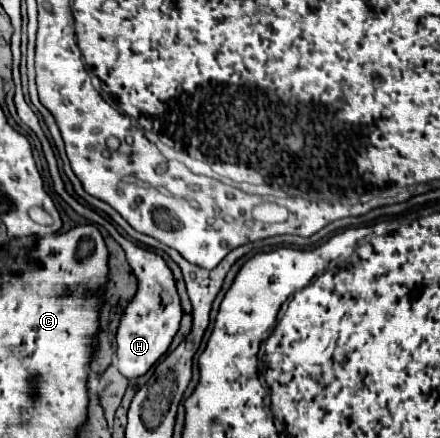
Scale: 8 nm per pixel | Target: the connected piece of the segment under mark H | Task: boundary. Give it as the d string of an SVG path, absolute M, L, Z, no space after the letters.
M89 209L87 219L103 225L109 231L109 235L123 247L123 251L127 253L127 261L133 269L133 275L137 277L137 293L131 299L131 303L125 307L121 321L119 321L119 329L117 329L117 347L119 347L117 349L117 369L127 379L135 379L135 377L141 377L143 373L147 373L149 367L167 351L173 335L179 329L183 311L181 311L175 279L161 255L157 255L155 251L147 251L147 249L131 243L123 235L119 235L117 229L111 225L111 221L101 217L93 209Z

